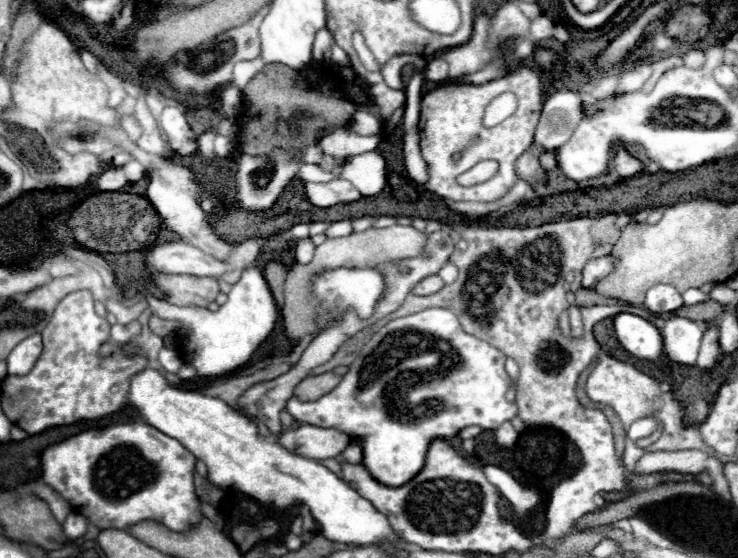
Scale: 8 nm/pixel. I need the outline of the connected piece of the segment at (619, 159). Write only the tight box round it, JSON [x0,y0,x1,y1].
[612,150,640,178]

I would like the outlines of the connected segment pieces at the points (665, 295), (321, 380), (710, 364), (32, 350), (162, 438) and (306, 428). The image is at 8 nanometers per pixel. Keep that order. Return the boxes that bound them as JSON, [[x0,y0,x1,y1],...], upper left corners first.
[[644,284,682,314],[294,366,346,402],[696,324,722,370],[8,334,42,376],[42,420,202,532],[276,424,350,460]]

